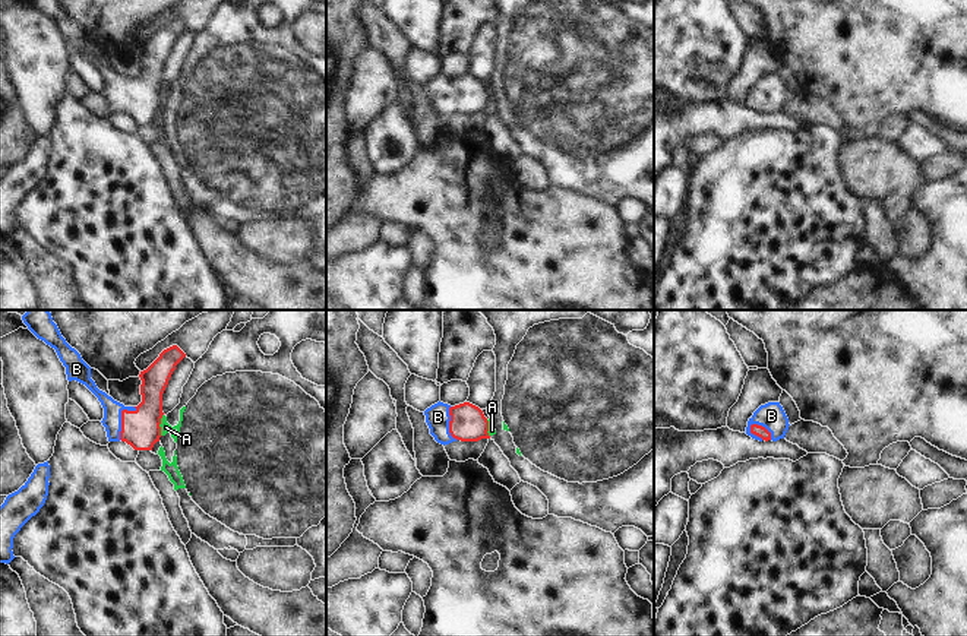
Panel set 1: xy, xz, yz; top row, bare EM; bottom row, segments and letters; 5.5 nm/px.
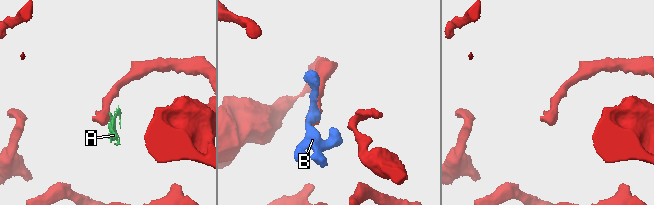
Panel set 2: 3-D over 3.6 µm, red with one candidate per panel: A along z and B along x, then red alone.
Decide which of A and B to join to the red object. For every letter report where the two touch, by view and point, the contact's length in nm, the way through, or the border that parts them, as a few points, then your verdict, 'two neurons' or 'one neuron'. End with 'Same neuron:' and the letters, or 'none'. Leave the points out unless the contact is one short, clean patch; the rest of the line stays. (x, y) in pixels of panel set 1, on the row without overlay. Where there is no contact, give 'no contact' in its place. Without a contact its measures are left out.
A: xy (160, 95) | 120 nm | along xy (163, 86), (160, 107) | two neurons
B: xy (122, 91) | 200 nm | across xy (141, 101), (128, 97), (122, 91), (111, 94) | one neuron
Same neuron: B

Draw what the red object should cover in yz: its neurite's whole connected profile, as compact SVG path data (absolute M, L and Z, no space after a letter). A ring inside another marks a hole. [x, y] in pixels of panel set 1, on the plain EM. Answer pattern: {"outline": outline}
{"outline": "M768 75L749 91L746 107L759 114L777 114L784 111L789 98L789 91L780 75Z"}

